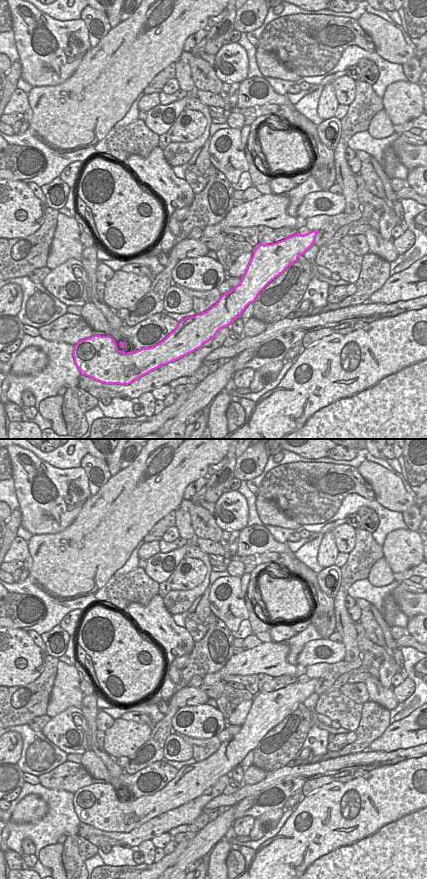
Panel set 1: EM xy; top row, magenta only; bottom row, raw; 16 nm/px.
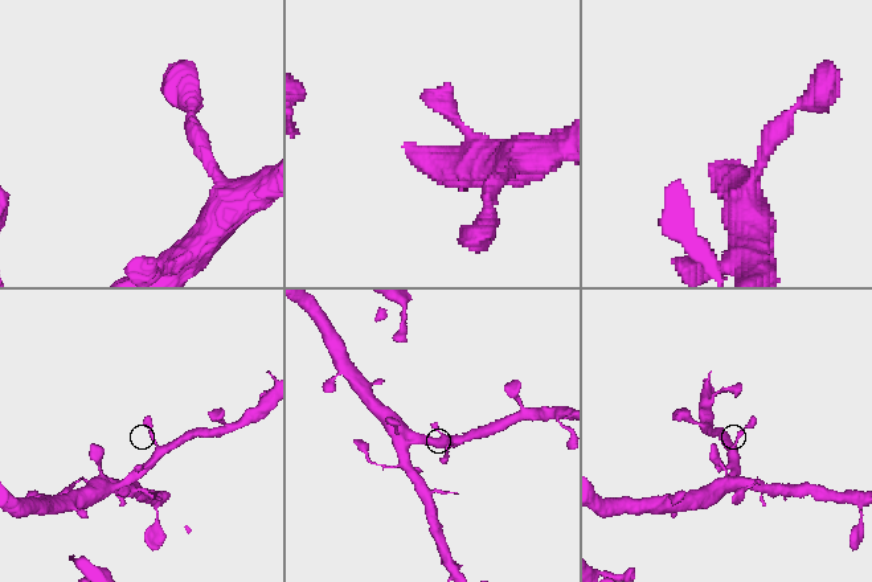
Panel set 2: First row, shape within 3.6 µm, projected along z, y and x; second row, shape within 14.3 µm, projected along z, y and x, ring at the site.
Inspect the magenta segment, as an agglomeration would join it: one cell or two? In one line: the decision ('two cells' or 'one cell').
one cell

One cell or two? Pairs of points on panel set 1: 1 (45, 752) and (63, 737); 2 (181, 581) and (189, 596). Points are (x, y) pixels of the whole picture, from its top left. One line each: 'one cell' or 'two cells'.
1: two cells
2: two cells

